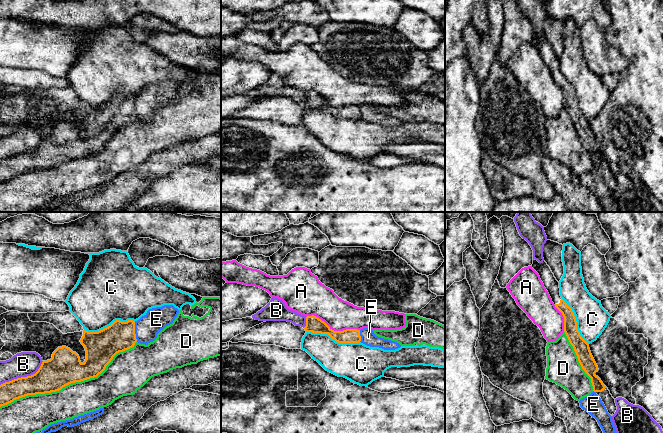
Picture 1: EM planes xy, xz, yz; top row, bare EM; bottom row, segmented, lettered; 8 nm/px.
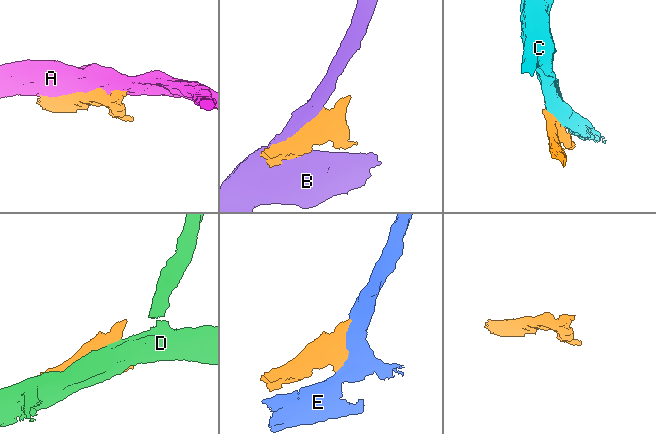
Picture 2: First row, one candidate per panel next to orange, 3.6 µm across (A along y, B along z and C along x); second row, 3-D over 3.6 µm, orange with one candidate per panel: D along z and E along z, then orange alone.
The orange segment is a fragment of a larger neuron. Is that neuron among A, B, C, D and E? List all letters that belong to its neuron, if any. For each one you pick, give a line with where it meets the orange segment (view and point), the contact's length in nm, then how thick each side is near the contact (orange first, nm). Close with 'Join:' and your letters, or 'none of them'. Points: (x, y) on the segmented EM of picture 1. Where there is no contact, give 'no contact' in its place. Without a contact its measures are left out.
Join: none of them

